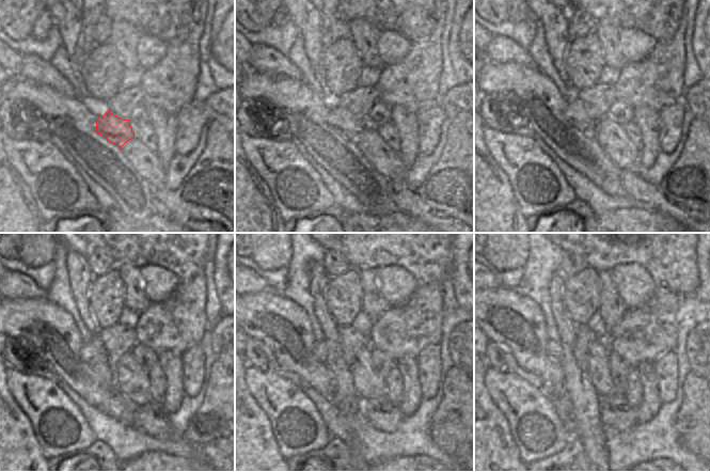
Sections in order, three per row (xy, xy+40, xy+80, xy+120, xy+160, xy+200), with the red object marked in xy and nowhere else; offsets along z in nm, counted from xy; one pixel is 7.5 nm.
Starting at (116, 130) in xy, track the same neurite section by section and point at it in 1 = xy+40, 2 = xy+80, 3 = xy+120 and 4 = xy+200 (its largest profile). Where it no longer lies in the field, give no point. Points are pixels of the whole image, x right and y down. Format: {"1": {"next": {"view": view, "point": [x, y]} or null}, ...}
{"1": {"next": {"view": "xy+40", "point": [340, 119]}}, "2": {"next": {"view": "xy+80", "point": [574, 112]}}, "3": {"next": {"view": "xy+120", "point": [93, 352]}}, "4": {"next": {"view": "xy+200", "point": [555, 349]}}}

